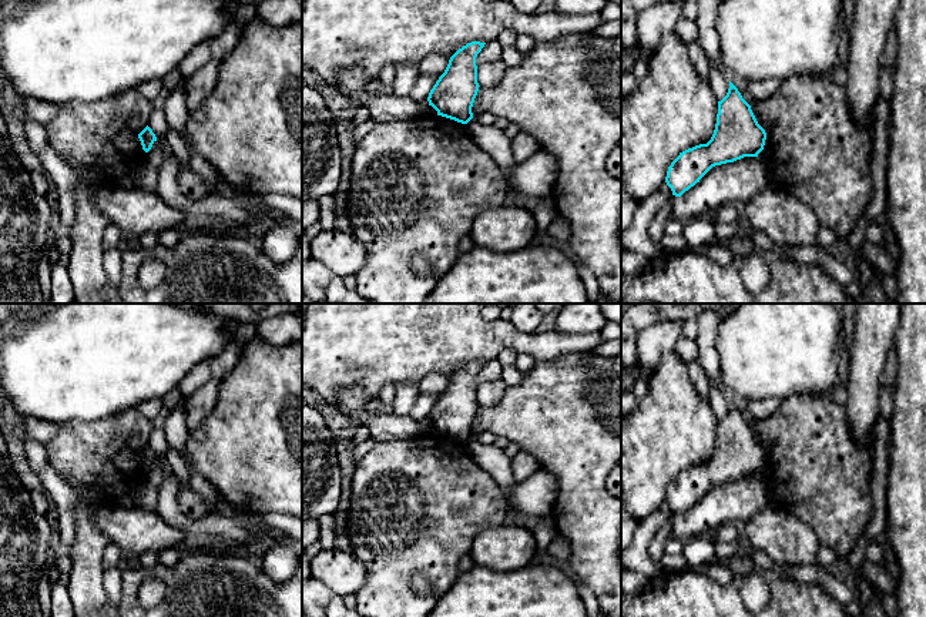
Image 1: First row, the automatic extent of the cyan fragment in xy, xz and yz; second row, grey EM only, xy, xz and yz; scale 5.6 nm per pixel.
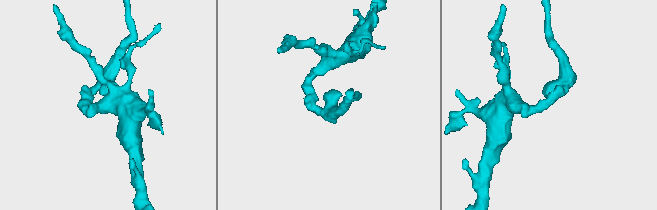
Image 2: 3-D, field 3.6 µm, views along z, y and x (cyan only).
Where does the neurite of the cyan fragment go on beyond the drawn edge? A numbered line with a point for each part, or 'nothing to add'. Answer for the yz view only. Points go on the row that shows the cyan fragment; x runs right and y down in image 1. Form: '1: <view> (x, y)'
nothing to add

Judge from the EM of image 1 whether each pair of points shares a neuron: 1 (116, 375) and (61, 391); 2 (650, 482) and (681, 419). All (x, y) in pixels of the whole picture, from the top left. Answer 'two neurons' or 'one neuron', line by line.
1: one neuron
2: one neuron

